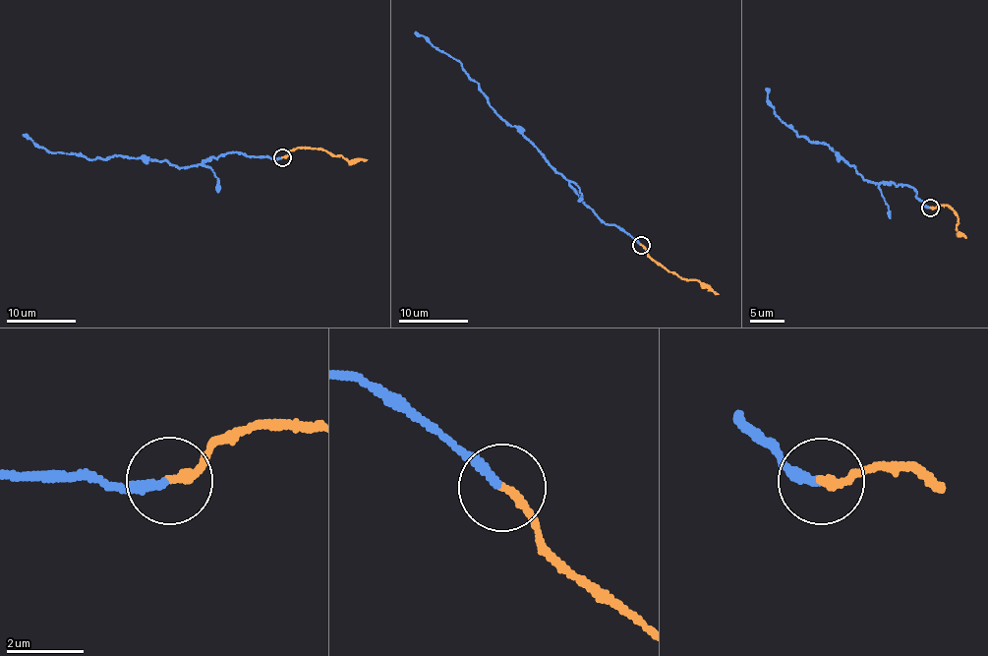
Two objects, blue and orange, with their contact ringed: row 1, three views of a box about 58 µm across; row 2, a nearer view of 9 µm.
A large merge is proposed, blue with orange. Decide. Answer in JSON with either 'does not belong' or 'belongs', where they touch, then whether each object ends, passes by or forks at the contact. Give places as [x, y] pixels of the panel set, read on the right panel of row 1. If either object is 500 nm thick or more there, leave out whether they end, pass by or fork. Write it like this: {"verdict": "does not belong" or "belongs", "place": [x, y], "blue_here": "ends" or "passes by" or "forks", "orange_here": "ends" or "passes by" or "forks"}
{"verdict": "belongs", "place": [930, 208], "blue_here": "ends", "orange_here": "ends"}

